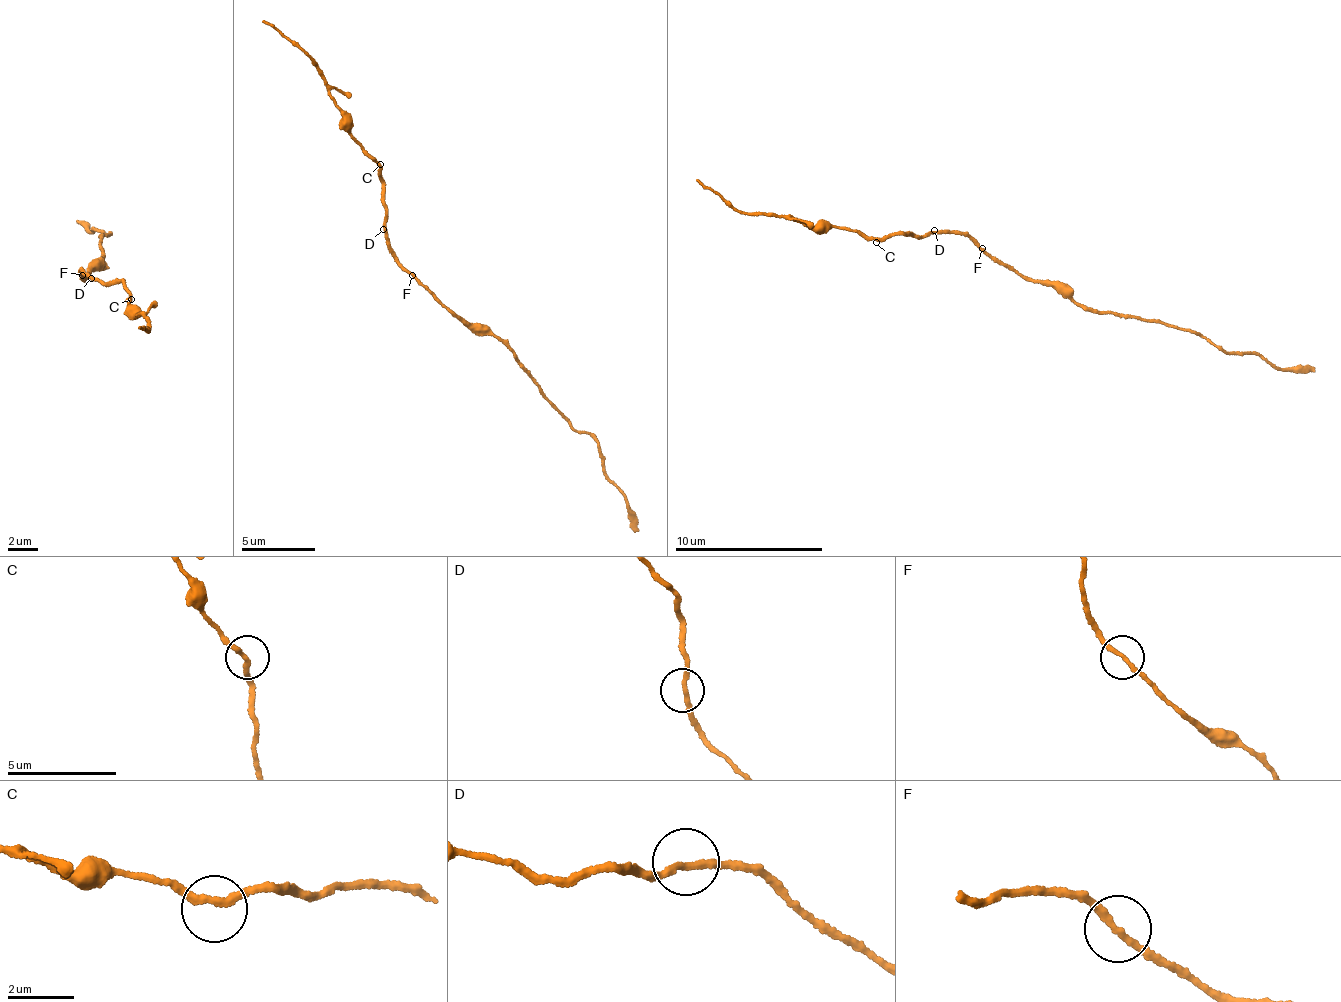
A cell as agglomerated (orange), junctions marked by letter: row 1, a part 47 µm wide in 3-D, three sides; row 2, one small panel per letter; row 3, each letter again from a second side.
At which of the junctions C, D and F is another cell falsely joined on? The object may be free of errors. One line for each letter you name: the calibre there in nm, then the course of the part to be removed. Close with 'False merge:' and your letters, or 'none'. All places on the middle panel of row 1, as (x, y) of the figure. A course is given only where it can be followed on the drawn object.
False merge: none

